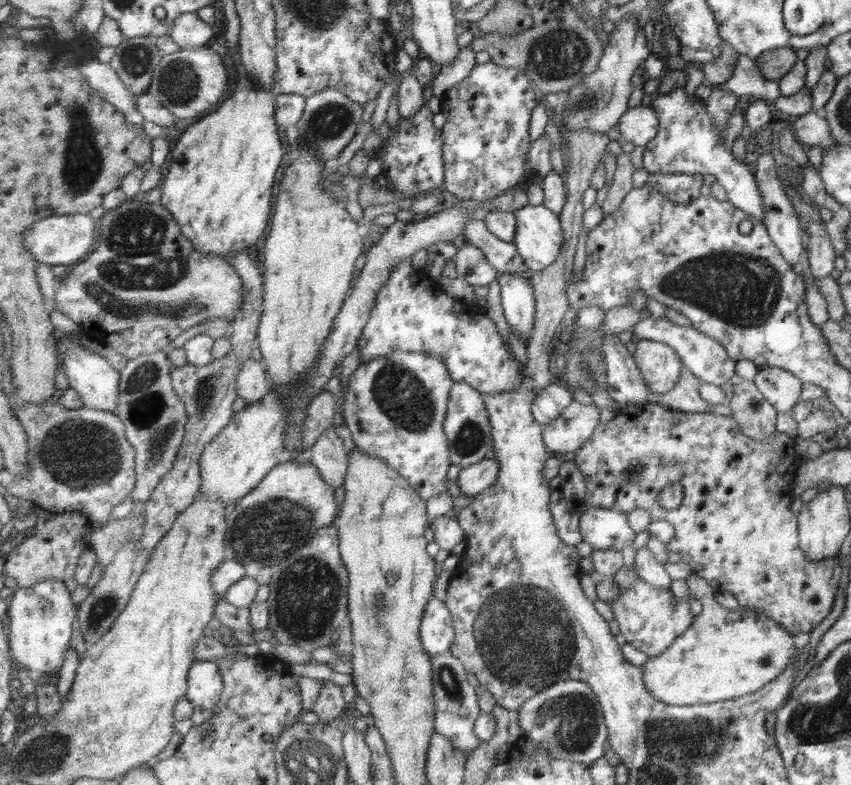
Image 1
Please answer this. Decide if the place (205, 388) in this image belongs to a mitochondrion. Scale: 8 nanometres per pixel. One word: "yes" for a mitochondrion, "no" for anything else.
yes

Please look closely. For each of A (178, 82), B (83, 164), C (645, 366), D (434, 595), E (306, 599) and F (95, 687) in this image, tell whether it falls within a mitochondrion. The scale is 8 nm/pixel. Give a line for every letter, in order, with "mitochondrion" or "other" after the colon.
A: mitochondrion
B: mitochondrion
C: other
D: other
E: mitochondrion
F: other

